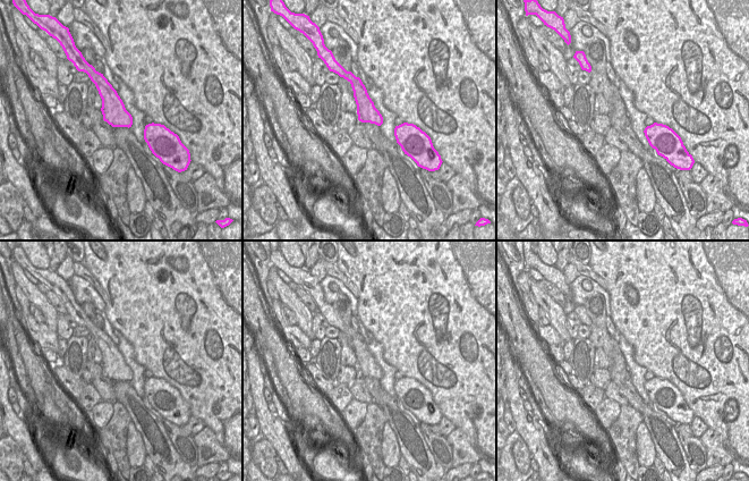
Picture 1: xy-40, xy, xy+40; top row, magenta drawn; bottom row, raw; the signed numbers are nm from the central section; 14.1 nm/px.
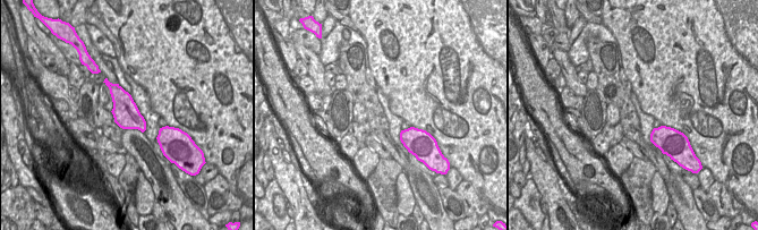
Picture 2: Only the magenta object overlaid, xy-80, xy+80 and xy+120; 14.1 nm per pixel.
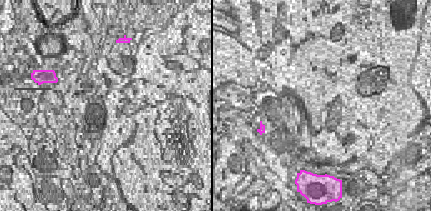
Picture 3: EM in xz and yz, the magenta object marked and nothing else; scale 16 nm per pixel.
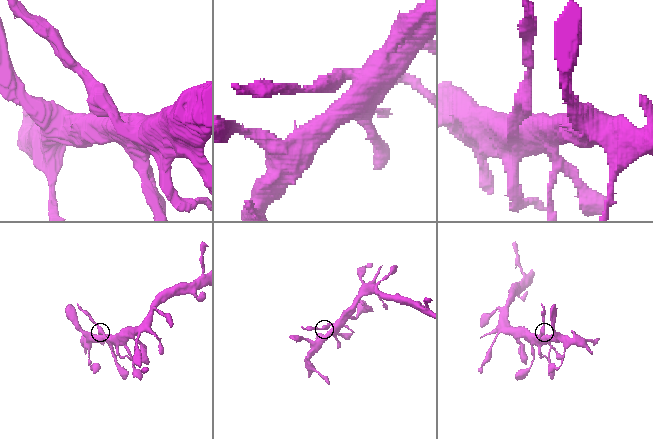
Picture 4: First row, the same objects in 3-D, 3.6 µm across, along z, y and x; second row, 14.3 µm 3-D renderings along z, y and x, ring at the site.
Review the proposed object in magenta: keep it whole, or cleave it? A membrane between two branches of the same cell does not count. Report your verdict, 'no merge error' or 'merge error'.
merge error

